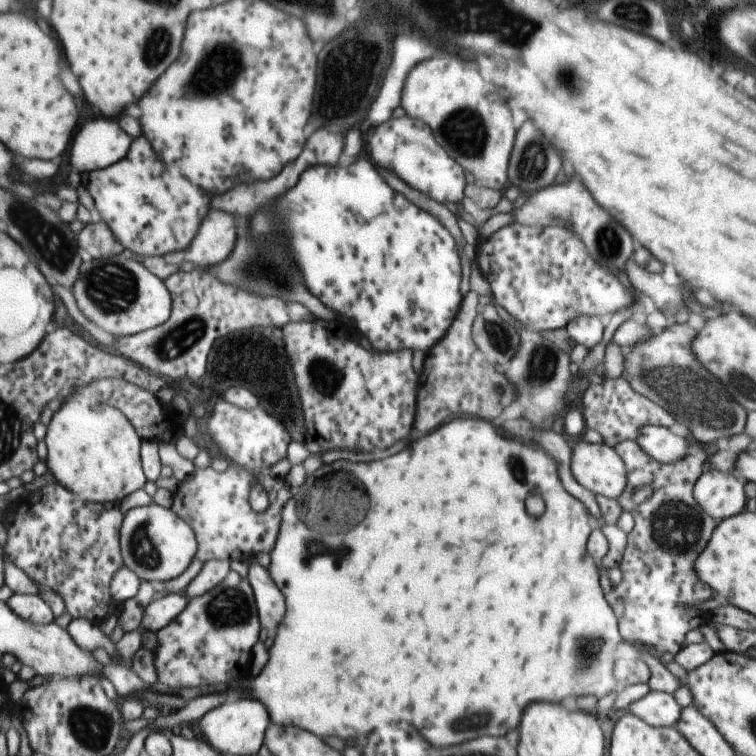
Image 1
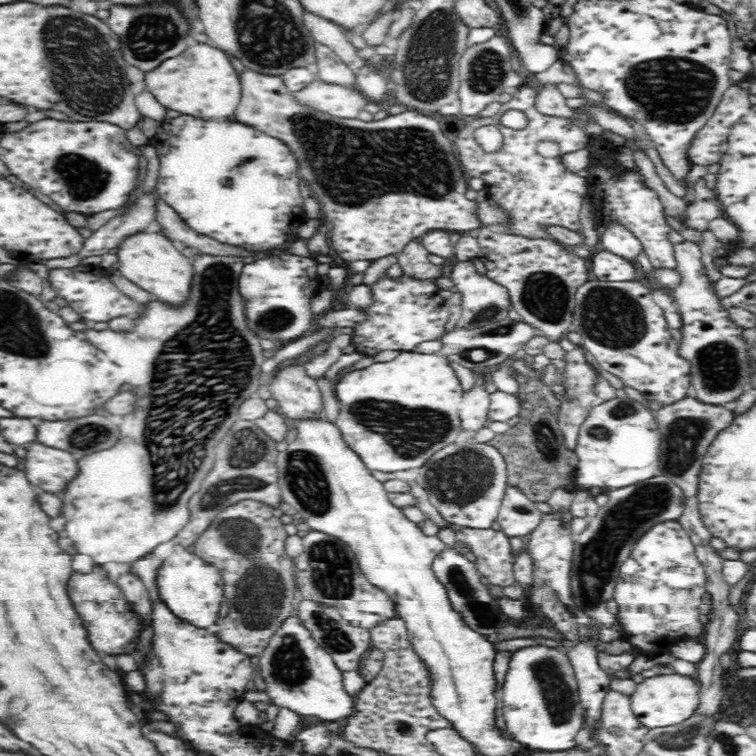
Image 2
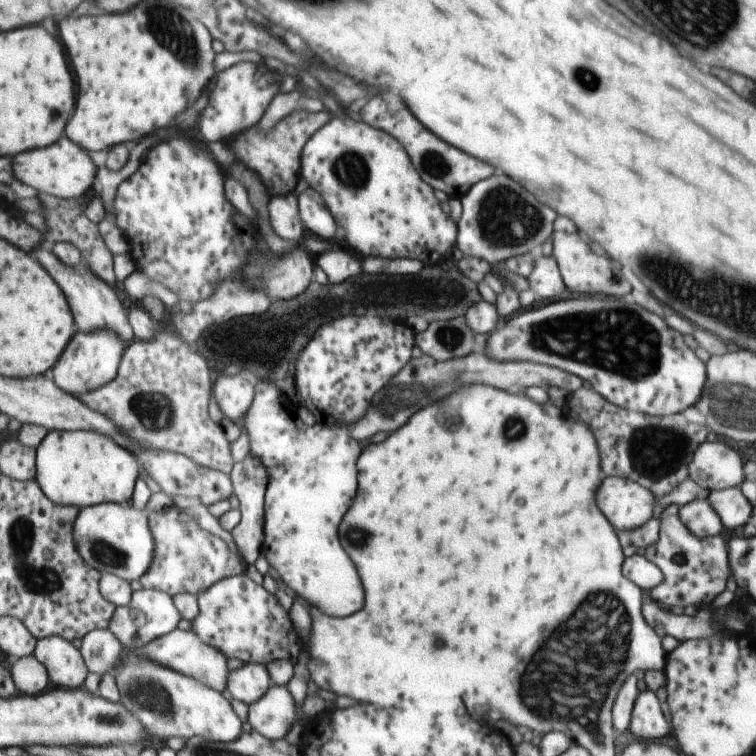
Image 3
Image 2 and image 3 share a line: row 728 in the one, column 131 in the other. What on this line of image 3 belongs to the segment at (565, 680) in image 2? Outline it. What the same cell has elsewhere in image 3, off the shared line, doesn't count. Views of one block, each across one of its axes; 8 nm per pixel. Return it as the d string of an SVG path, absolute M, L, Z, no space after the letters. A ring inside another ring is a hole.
M160 490L151 494L143 510L121 503L82 507L74 522L73 536L79 554L101 574L113 573L129 582L140 580L154 562L153 513L173 507L172 499Z

